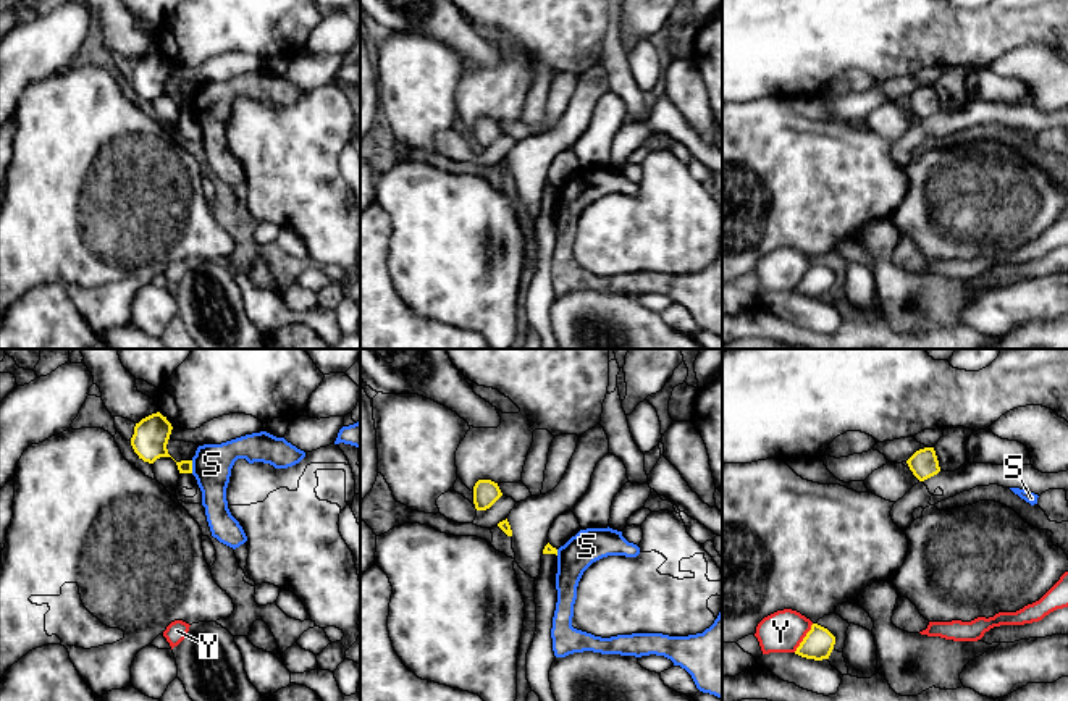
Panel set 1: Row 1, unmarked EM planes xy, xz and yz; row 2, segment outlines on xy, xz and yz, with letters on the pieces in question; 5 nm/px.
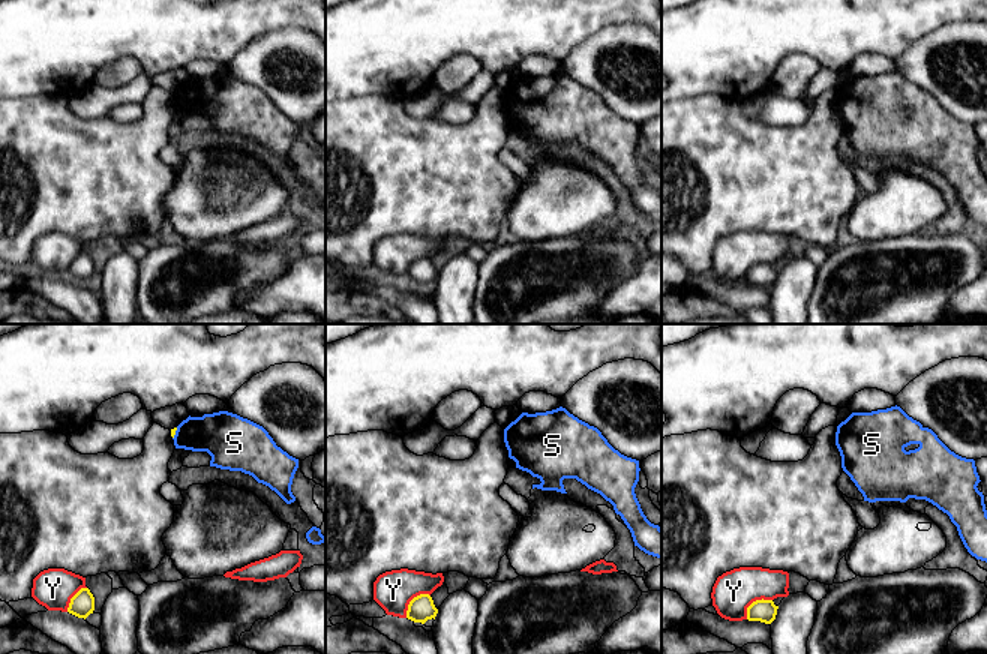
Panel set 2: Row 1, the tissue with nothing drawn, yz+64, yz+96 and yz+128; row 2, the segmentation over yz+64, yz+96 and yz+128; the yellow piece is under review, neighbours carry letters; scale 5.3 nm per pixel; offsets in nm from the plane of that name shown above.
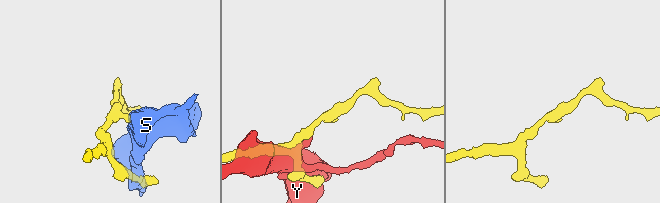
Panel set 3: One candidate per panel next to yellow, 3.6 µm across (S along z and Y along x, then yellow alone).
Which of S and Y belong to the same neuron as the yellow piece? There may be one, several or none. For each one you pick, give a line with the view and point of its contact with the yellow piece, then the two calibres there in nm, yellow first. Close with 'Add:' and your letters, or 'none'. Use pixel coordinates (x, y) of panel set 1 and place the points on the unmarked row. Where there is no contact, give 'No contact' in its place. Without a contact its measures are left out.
Add: none

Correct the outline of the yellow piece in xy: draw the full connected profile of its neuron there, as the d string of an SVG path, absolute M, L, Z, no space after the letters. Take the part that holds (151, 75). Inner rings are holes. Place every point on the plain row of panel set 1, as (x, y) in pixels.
M160 50L142 57L134 65L131 84L144 100L153 102L160 95L171 95L166 82L171 73L171 61Z

